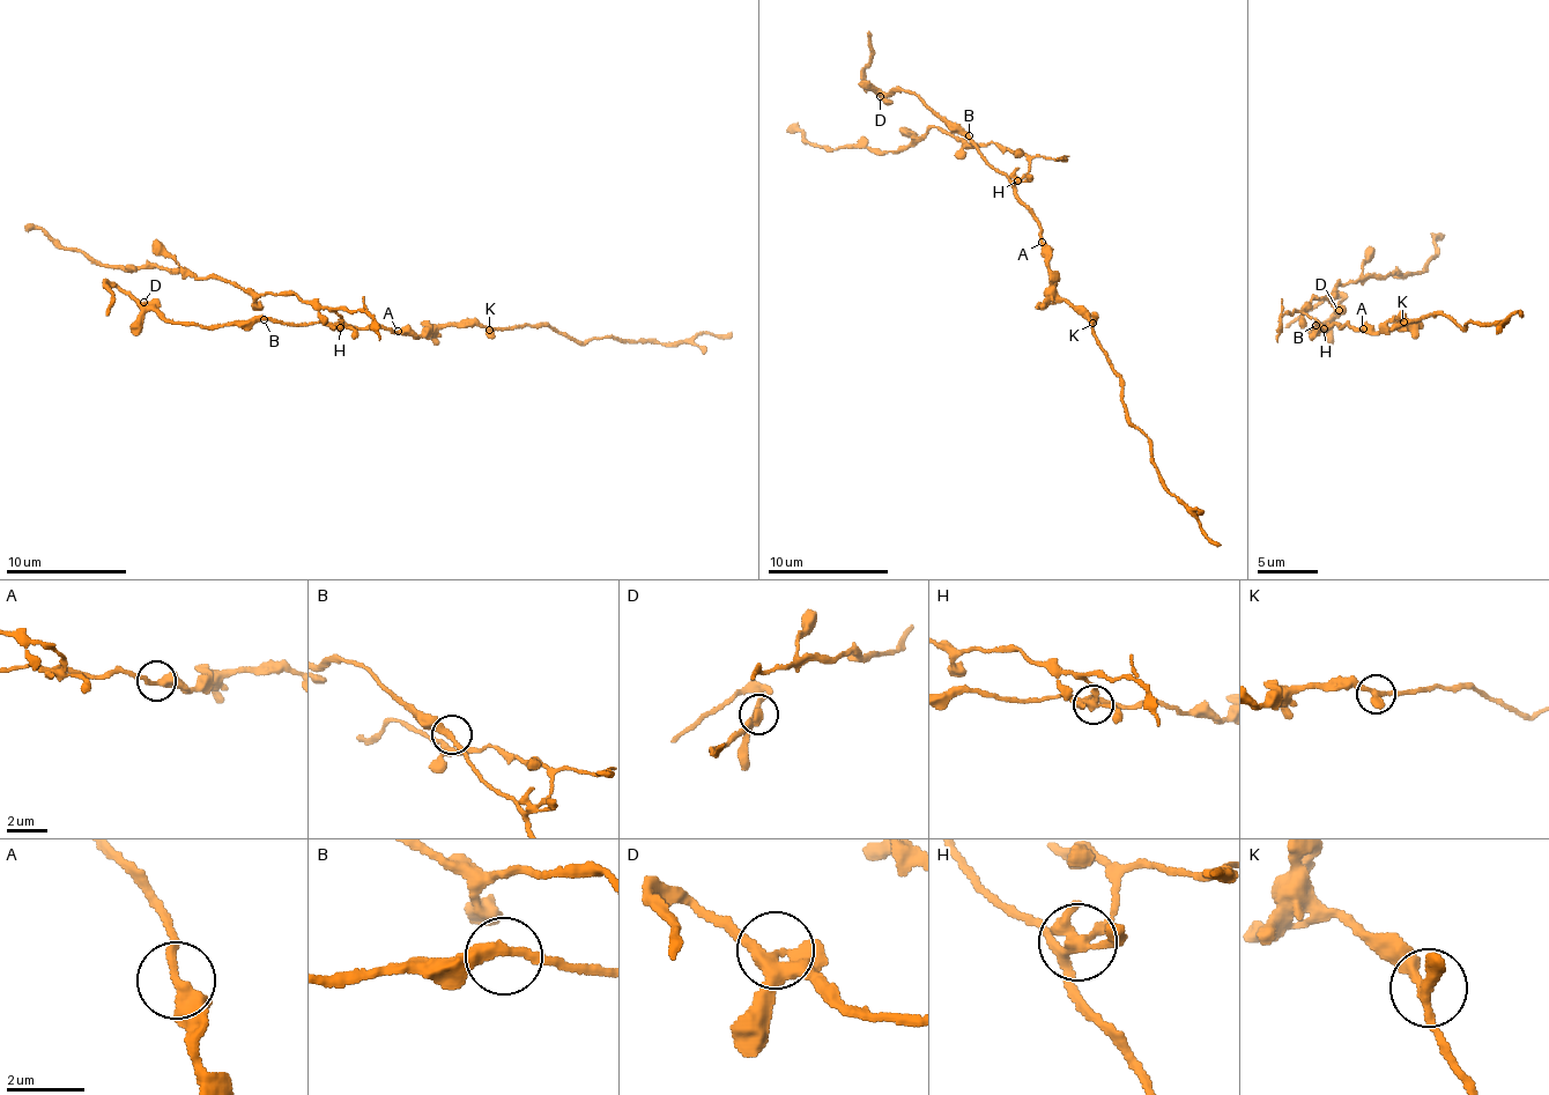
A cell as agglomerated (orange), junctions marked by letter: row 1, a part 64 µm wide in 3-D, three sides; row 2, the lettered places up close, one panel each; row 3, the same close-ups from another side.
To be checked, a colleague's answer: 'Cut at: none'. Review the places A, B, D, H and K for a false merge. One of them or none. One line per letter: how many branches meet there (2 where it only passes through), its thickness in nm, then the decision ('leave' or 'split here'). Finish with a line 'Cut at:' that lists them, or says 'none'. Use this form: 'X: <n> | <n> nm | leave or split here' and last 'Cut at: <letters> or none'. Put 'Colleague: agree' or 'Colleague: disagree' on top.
Colleague: disagree
A: 2 | 340 nm | leave
B: 2 | 320 nm | leave
D: 4 | 320 nm | leave
H: 4 | 280 nm | split here
K: 2 | 340 nm | leave
Cut at: H

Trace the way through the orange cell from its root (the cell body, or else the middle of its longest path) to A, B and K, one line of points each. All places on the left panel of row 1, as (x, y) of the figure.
A: (355, 326), (398, 331)
B: (355, 326), (264, 319)
K: (355, 326), (422, 334), (442, 326), (489, 330)

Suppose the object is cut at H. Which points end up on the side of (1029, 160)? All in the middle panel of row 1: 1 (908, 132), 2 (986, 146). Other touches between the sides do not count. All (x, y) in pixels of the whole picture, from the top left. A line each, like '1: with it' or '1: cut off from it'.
1: with it
2: with it

